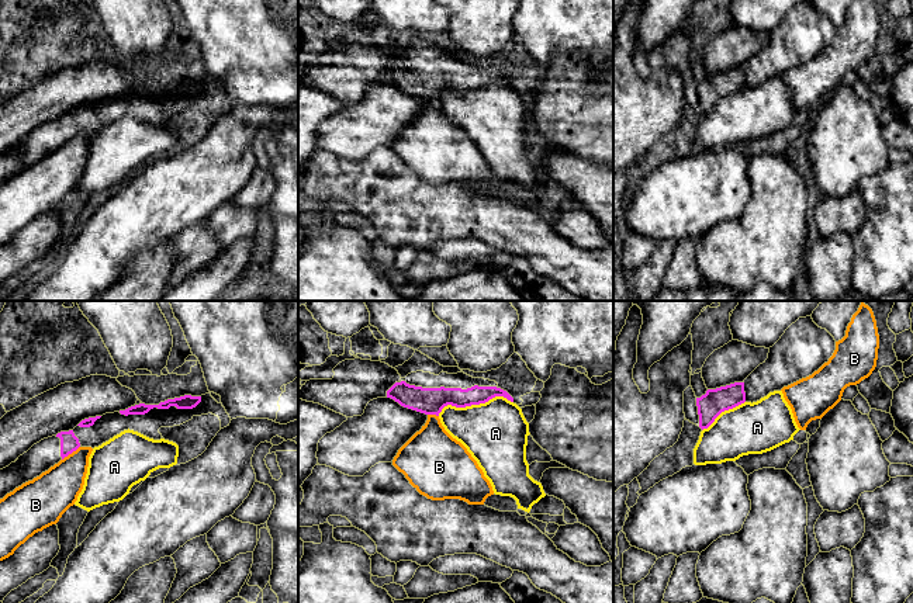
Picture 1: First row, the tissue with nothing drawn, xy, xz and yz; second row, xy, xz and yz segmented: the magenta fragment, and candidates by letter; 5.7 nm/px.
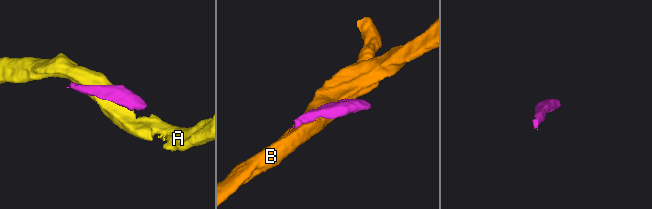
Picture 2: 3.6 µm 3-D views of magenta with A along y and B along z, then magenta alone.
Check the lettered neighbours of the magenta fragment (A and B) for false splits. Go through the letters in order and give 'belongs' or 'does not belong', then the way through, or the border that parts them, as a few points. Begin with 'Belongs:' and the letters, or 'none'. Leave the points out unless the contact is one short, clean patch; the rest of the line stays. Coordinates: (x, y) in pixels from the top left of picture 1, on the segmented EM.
Belongs: none
A: does not belong
B: does not belong; border xy (79, 446), (62, 460)

